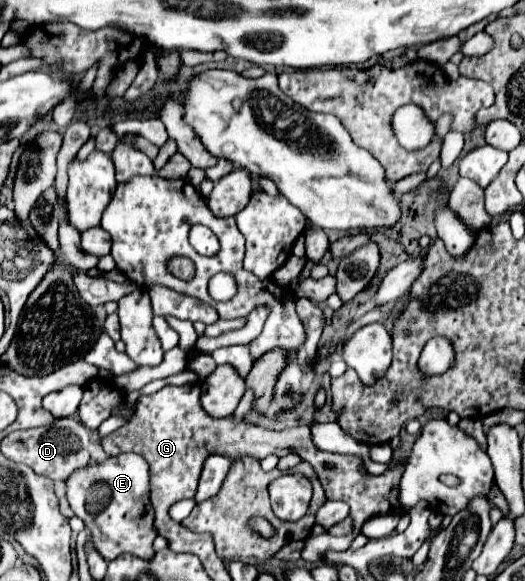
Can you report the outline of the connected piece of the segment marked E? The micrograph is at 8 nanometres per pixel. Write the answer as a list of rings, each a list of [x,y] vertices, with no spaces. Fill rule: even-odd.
[[[125,453],[89,463],[69,475],[65,489],[69,489],[71,509],[89,527],[93,545],[103,559],[113,561],[129,551],[137,557],[153,557],[151,543],[157,533],[153,529],[153,509],[149,505],[149,465],[145,465],[141,455]]]

